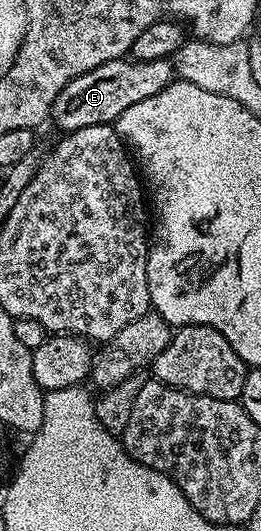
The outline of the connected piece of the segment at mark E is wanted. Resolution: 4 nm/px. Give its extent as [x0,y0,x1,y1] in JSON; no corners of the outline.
[51,59,174,133]

